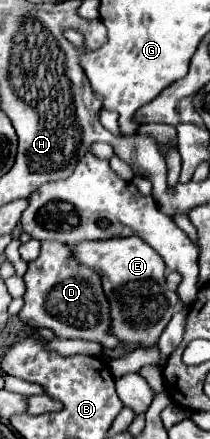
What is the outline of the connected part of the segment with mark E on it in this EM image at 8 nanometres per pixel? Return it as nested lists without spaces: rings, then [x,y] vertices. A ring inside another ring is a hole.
[[[126,236],[80,242],[74,246],[74,256],[82,264],[98,270],[98,274],[102,276],[102,286],[106,290],[106,296],[110,298],[114,336],[118,336],[124,344],[158,342],[162,330],[180,304],[178,294],[168,290],[166,286],[166,266],[160,254],[154,252],[142,238]]]

